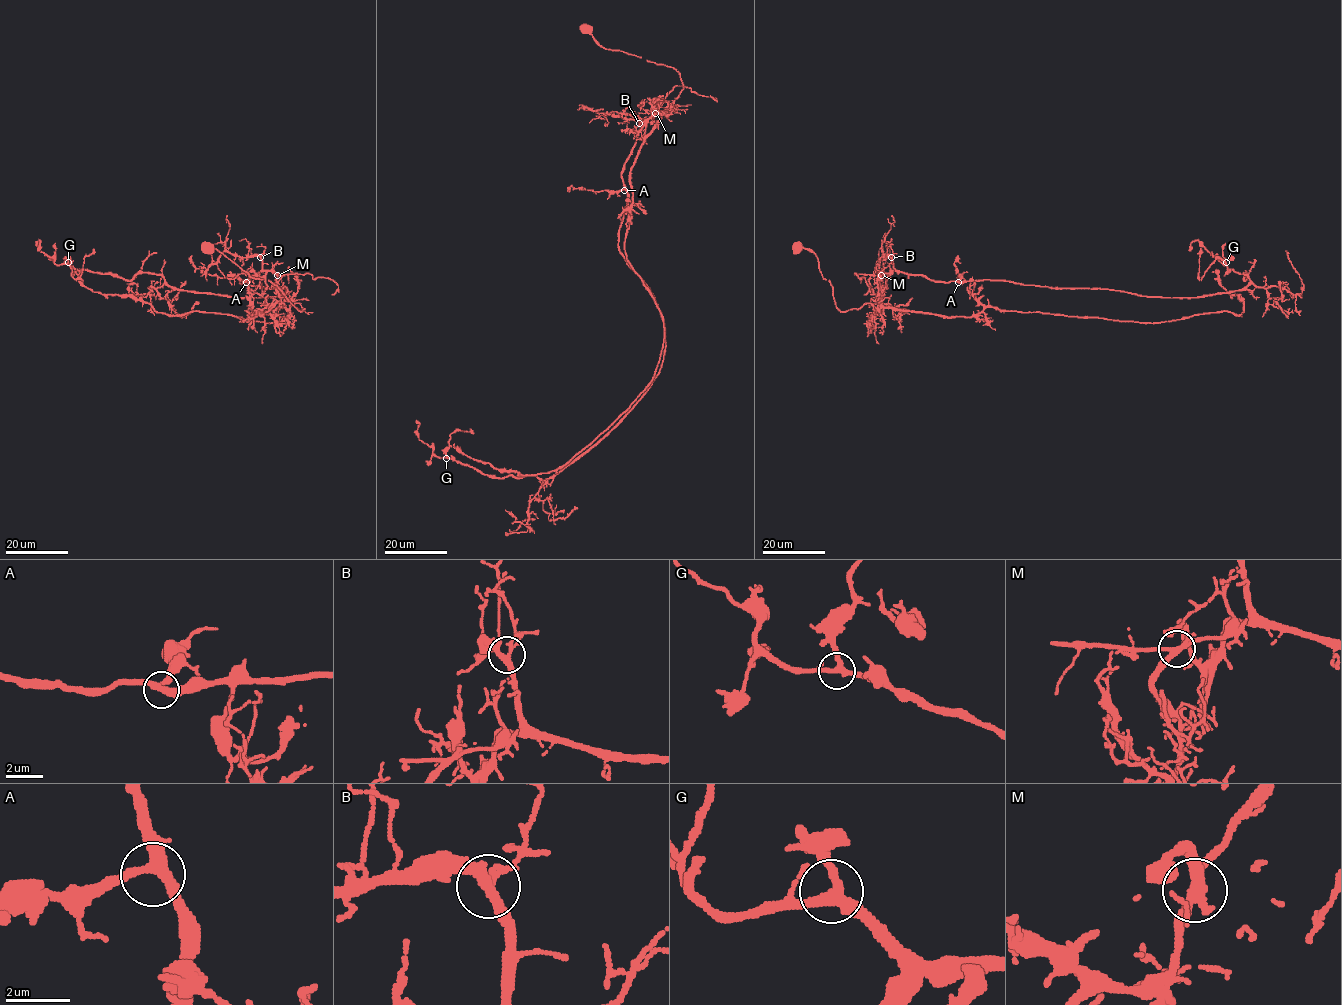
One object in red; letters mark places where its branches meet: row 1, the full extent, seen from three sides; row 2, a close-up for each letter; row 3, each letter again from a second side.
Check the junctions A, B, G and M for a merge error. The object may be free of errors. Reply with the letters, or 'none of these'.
M

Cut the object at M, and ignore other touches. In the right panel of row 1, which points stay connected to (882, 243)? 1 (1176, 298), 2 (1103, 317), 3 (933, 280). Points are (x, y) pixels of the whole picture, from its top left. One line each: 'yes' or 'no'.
1: yes
2: no
3: yes

